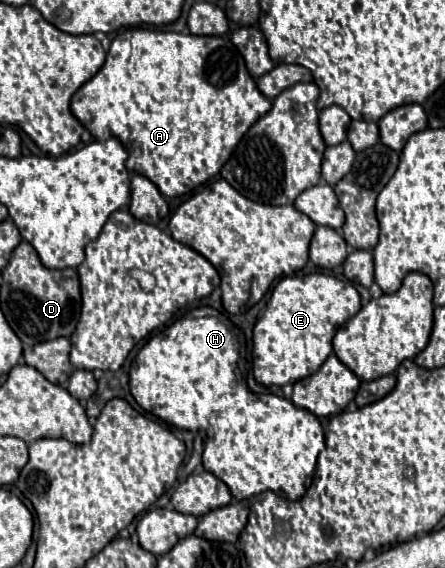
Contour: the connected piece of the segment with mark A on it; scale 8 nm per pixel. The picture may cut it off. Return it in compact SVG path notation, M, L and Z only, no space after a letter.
M129 27L119 33L107 51L105 65L91 77L71 99L73 115L99 141L109 137L121 139L129 153L127 169L145 175L165 197L189 193L199 183L203 185L221 171L231 157L239 139L249 127L271 109L267 99L249 75L243 57L227 37L199 37L191 33L153 31Z

